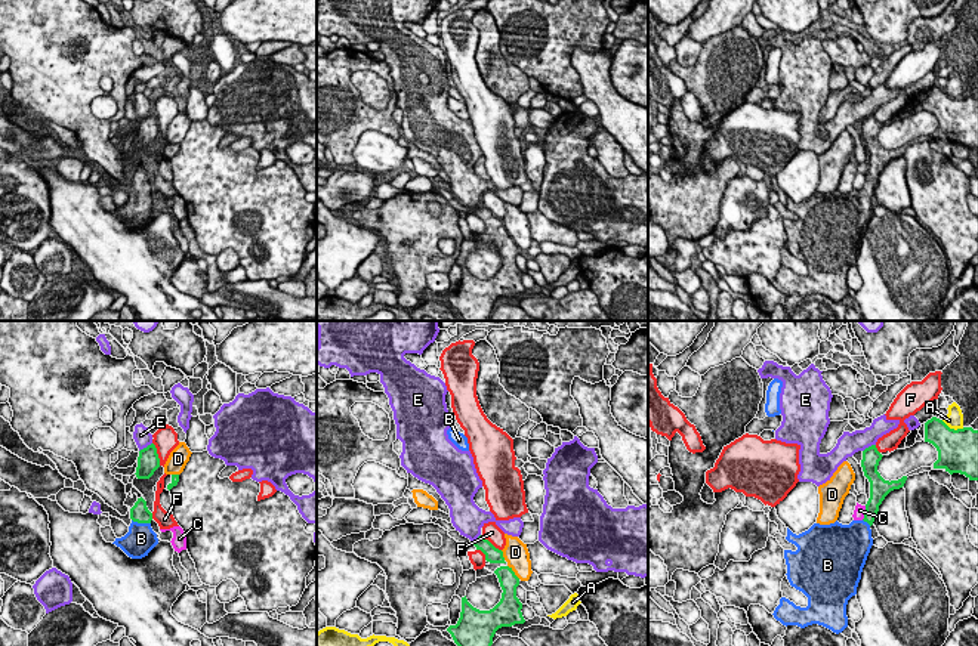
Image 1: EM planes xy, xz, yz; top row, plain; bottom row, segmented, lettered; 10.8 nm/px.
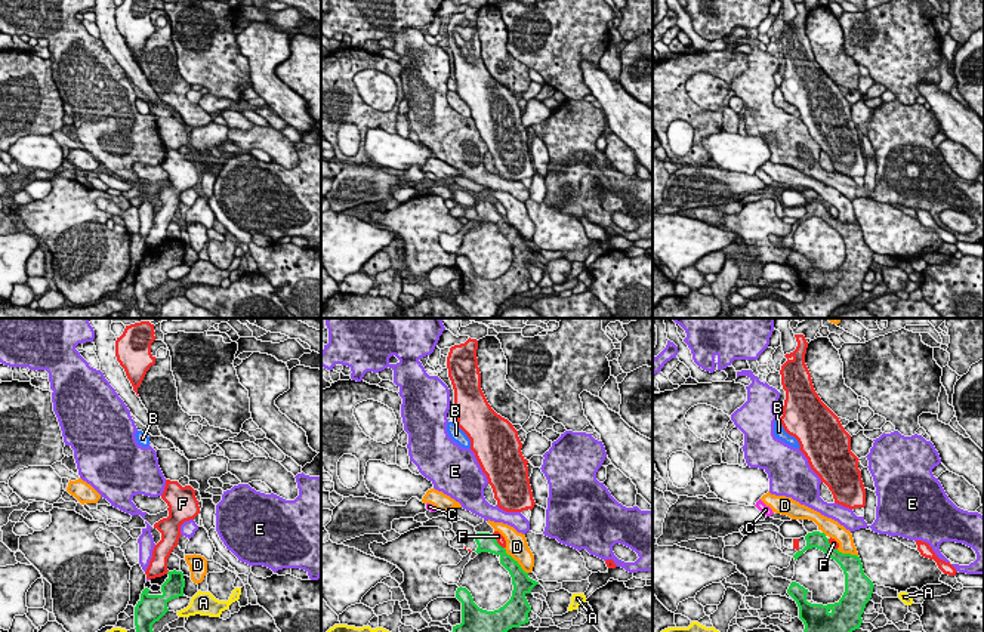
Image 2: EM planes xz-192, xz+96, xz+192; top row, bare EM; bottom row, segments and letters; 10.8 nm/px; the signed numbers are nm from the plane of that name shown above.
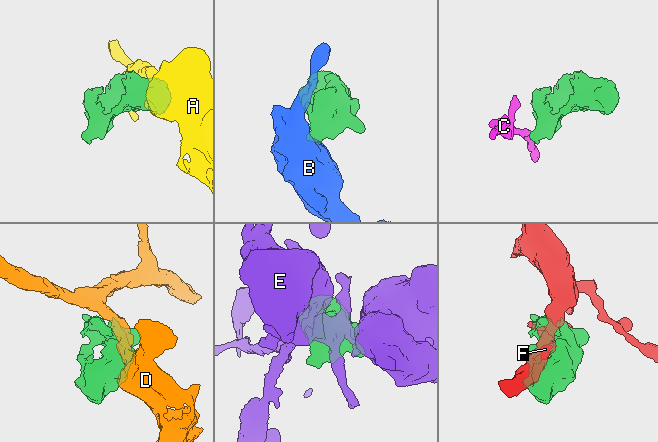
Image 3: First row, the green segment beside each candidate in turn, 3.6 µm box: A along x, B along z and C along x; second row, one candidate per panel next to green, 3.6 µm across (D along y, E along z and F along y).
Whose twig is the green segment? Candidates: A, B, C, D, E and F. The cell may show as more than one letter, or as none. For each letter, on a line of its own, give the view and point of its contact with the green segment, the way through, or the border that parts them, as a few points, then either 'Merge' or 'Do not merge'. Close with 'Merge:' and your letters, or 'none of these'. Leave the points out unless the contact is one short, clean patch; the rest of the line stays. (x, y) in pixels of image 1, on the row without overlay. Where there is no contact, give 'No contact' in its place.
A: Touches green at yz (953, 98). Boundary: yz (941, 89), (950, 96), (963, 96). Do not merge
B: Touches green at xy (141, 191). Path across: xy (139, 181), (141, 191), (141, 207). Merge
C: Touches green at yz (866, 182). Boundary: yz (866, 175), (866, 182), (861, 188). Do not merge
D: Touches green at xz (514, 241). Do not merge
E: Touches green at xy (147, 116). Boundary: xy (151, 111), (139, 120). Do not merge
F: Touches green at xy (157, 123). Do not merge
Merge: B

